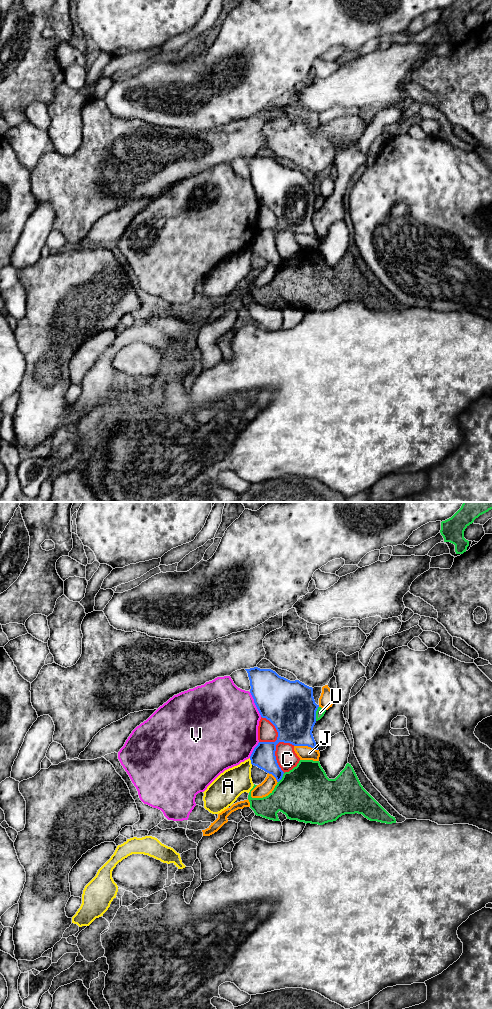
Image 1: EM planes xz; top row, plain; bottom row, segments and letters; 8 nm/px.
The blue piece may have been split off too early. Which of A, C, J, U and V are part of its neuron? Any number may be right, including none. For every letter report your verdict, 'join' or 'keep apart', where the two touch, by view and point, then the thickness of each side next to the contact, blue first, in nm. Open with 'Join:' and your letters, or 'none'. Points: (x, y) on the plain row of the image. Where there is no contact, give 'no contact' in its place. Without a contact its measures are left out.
Join: none
A: keep apart; meets blue in xz at (251, 249); 190 nm thick on the blue side, 240 nm on the other
C: keep apart; meets blue in xz at (275, 245); 200 nm thick on the blue side, 170 nm on the other
J: keep apart; meets blue in xz at (306, 233); 340 nm thick on the blue side, 110 nm on the other
U: keep apart; meets blue in xz at (315, 201); 400 nm thick on the blue side, 70 nm on the other
V: keep apart; meets blue in xz at (255, 192); 380 nm thick on the blue side, 500 nm on the other

